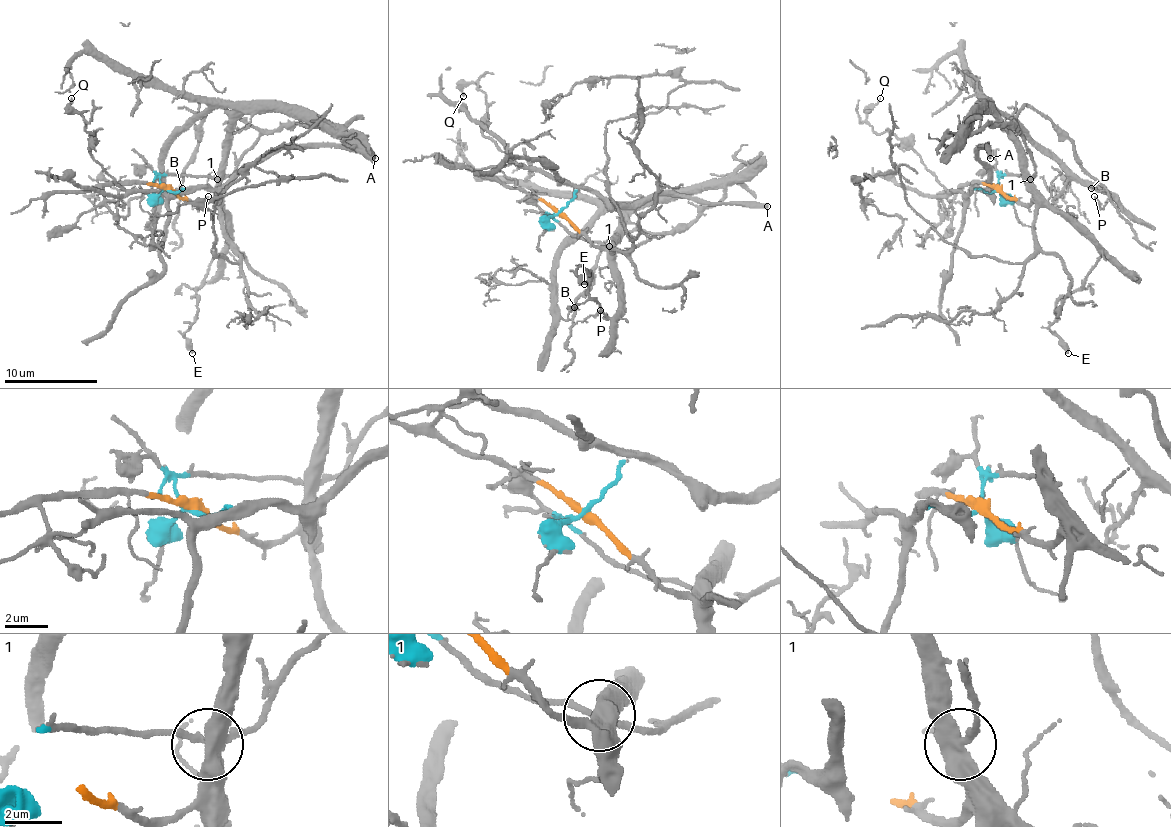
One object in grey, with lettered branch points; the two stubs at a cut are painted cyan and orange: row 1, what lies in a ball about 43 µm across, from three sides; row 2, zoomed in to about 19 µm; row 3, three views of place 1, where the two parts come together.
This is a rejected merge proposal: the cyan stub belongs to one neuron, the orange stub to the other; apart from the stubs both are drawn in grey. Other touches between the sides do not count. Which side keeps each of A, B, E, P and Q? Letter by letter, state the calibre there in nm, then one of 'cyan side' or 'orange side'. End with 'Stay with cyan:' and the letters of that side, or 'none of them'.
A: 380 nm thick; cyan side
B: 120 nm thick; orange side
E: 360 nm thick; orange side
P: 110 nm thick; cyan side
Q: 140 nm thick; cyan side
Stay with cyan: A, P, Q

